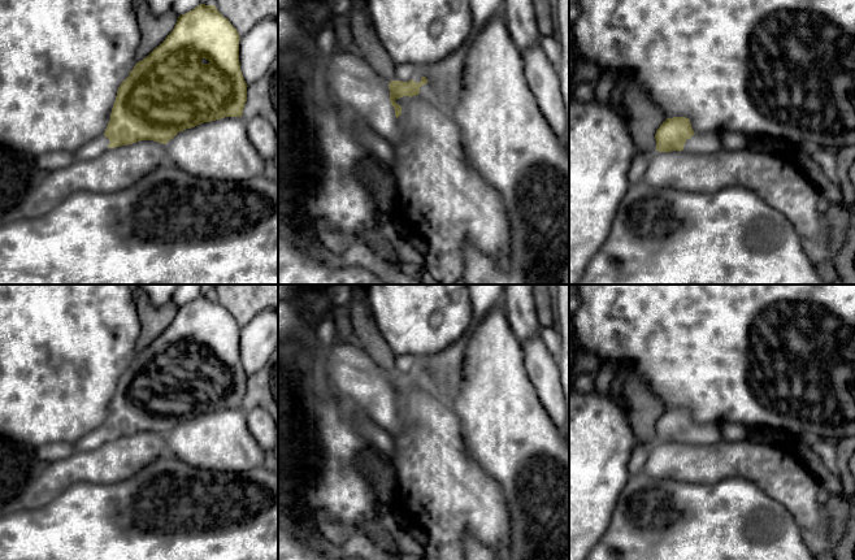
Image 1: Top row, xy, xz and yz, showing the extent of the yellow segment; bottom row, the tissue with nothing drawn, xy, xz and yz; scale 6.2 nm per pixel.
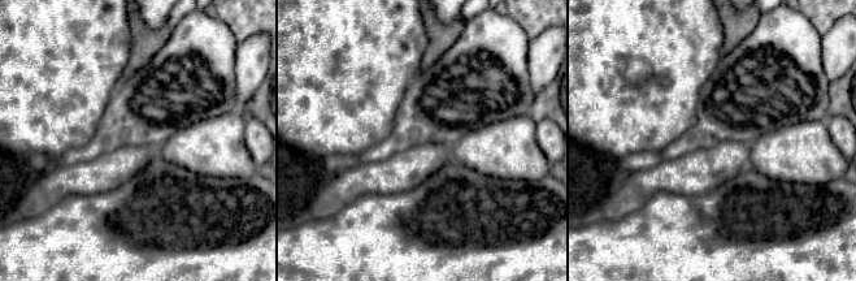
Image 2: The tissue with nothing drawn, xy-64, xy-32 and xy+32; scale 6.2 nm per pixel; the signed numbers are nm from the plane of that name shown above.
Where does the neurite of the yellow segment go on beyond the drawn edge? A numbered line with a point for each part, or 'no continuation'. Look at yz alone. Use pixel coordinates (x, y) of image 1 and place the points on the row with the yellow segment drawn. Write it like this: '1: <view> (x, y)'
1: yz (699, 143)

